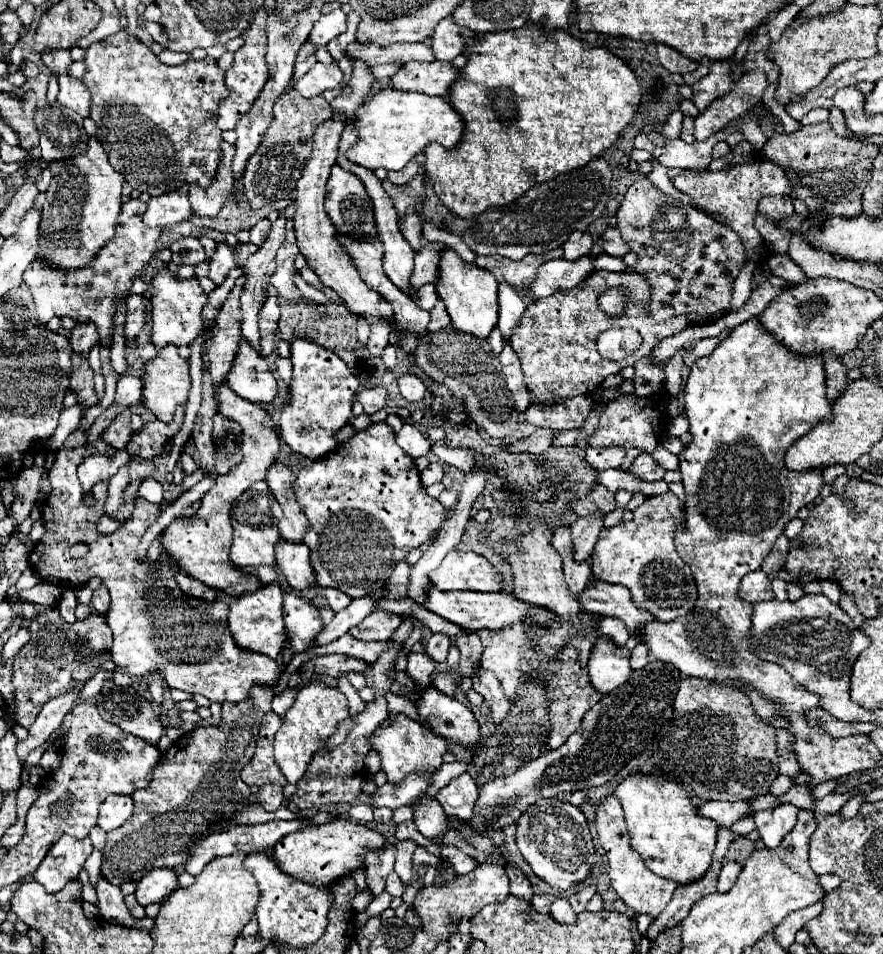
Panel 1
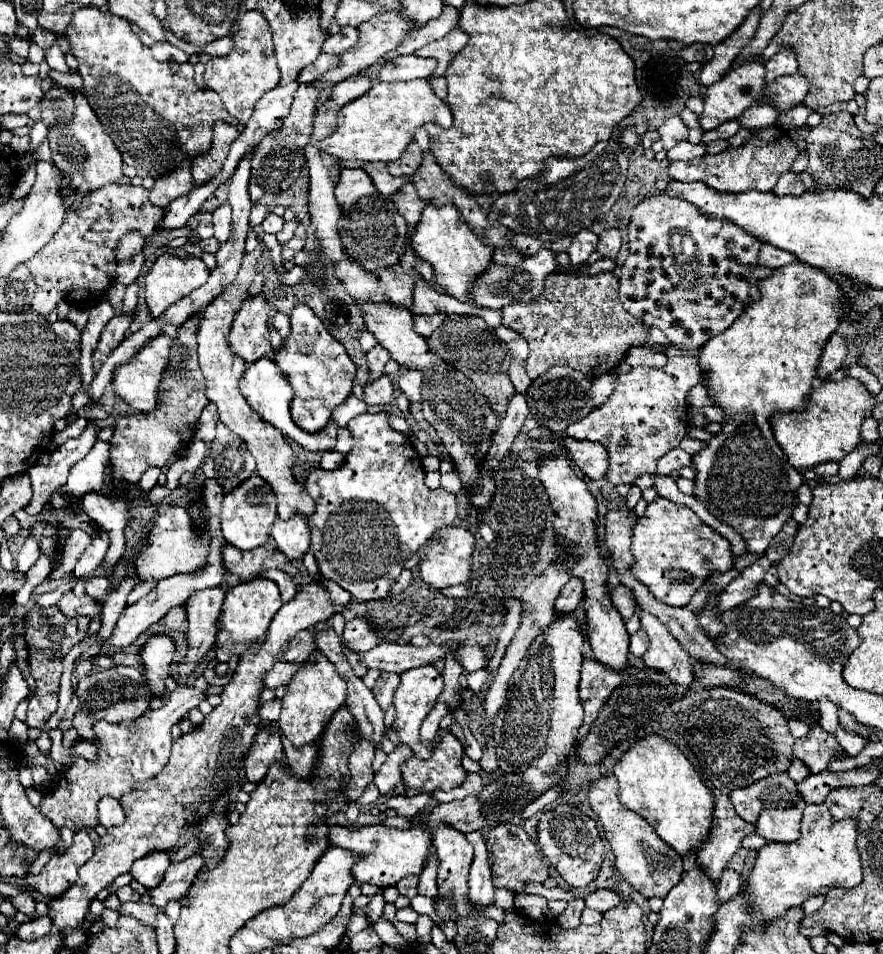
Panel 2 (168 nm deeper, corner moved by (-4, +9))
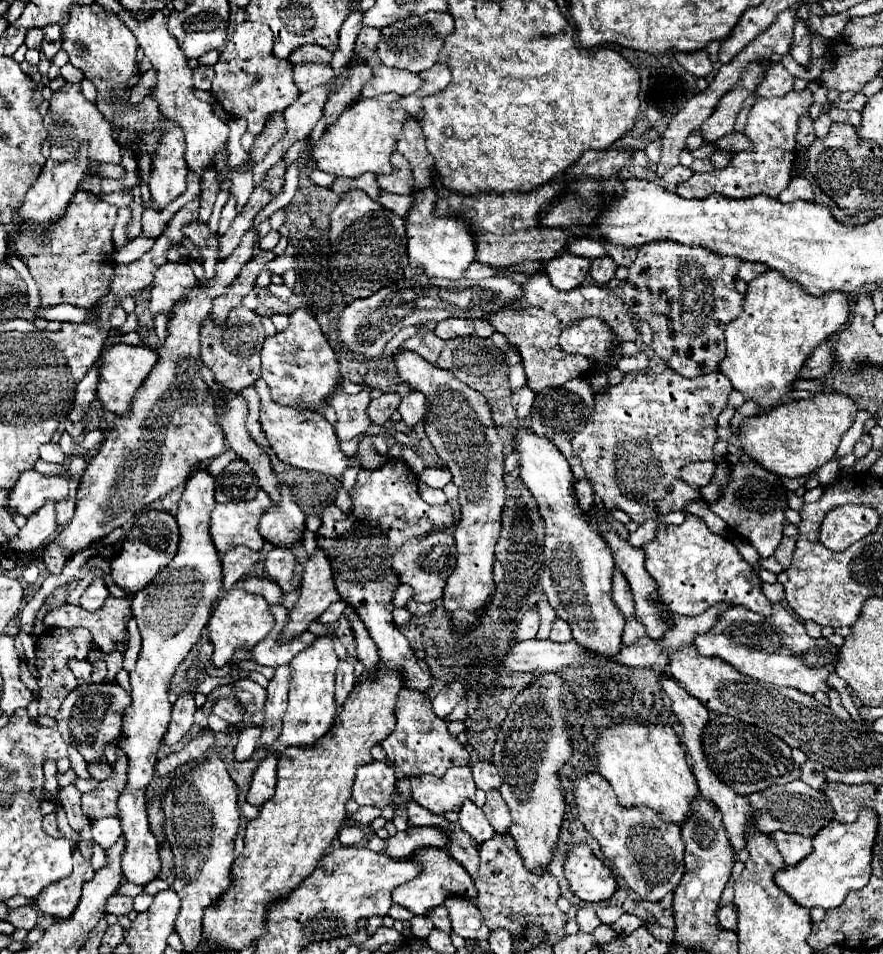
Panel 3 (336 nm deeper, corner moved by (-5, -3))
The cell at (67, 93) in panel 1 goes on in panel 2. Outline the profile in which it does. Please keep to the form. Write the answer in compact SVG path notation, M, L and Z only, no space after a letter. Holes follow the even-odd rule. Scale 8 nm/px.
M58 41L54 45L50 45L50 47L44 49L44 61L50 65L50 69L56 69L60 73L70 73L68 65L64 63L64 53L60 51Z

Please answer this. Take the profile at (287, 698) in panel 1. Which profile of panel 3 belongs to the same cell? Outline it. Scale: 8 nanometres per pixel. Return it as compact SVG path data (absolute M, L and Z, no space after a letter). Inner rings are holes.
M249 727L249 729L243 729L241 735L239 735L239 743L235 747L235 759L237 761L245 761L251 757L253 749L257 747L257 741L261 737L261 727Z

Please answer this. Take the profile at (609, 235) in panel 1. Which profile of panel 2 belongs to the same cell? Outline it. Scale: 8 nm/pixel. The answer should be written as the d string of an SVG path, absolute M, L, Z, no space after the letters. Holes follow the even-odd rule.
M608 229L608 231L602 231L600 233L596 251L602 257L612 257L614 259L618 255L618 251L620 251L620 245L622 245L622 237L620 237L618 229Z

